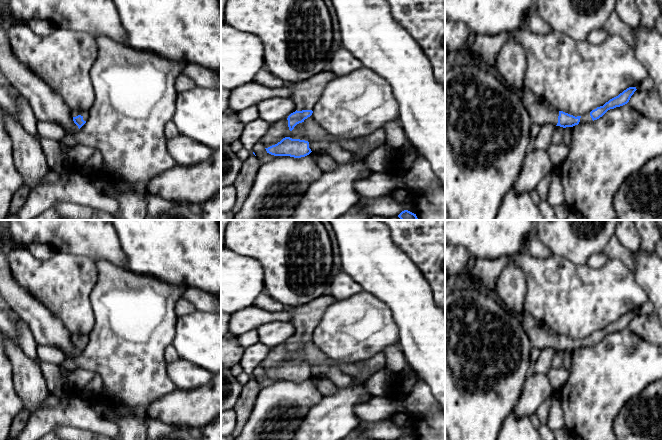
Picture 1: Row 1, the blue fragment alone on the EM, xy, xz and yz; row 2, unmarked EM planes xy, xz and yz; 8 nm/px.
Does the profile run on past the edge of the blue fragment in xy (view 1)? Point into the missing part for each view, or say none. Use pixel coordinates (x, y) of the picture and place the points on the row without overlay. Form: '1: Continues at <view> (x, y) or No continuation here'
1: Continues at xy (85, 338)

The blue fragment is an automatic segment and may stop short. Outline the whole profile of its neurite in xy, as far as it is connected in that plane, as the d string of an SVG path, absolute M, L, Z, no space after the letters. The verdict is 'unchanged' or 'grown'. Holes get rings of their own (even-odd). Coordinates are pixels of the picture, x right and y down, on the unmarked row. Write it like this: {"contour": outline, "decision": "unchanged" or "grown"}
{"contour": "M74 334L74 335L72 335L72 341L73 341L74 347L80 353L88 344L89 336L83 335L83 334Z", "decision": "grown"}

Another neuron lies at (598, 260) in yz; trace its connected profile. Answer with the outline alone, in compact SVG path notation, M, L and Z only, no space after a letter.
M597 253L588 259L586 265L591 268L599 269L602 268L609 260L610 259L604 253Z

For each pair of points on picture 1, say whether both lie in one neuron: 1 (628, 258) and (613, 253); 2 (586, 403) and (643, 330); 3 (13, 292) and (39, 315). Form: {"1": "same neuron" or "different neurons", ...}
{"1": "same neuron", "2": "different neurons", "3": "same neuron"}

